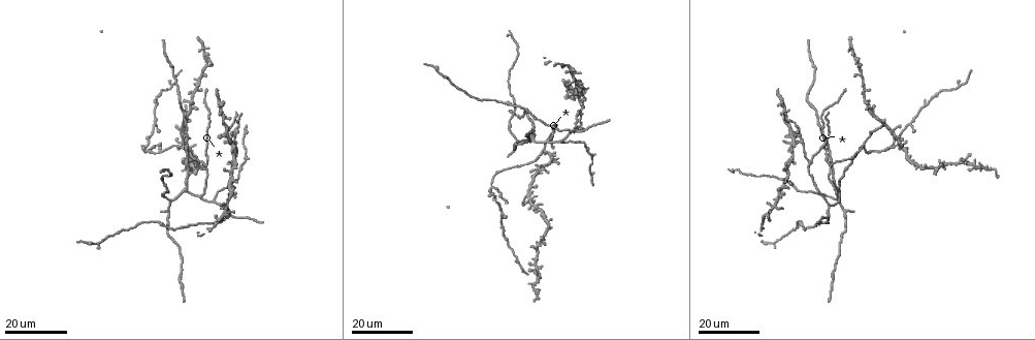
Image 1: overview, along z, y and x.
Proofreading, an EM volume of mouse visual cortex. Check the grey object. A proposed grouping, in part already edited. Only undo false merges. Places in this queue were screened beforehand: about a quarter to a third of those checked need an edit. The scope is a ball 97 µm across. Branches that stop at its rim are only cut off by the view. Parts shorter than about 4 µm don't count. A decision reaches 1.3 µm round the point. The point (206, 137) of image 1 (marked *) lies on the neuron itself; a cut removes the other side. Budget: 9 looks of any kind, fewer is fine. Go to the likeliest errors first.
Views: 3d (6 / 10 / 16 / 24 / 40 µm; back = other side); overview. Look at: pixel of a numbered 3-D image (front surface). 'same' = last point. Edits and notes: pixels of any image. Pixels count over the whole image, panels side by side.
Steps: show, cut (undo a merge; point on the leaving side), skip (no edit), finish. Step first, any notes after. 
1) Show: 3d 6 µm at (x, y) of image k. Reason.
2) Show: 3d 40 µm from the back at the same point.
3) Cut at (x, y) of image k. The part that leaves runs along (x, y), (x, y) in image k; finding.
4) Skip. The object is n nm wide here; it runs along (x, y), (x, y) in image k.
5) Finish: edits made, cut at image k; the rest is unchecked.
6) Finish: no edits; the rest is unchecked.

Show: 3d 24 µm at (548, 143) of image 1. Two arms in line, one across.

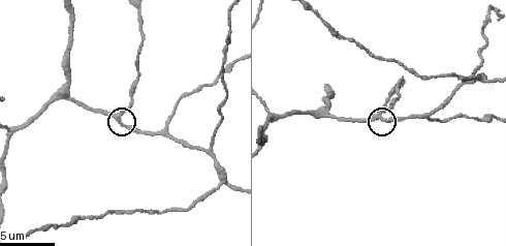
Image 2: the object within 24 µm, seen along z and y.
Show: 3d 10 µm at (379, 116) of image 2.

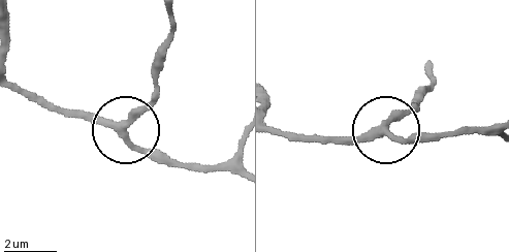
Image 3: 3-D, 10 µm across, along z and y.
Skip. The side arm is 64 µm long; 3 arms meet here; one neuron here.

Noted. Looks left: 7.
Show: 3d 24 µm at (811, 164) of image 1.

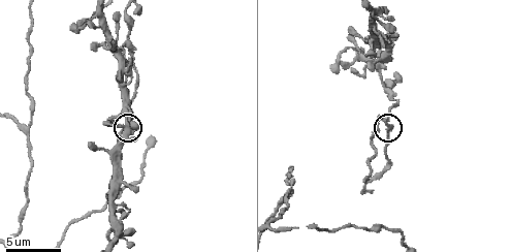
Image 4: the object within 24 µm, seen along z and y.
Show: 3d 10 µm at (386, 124) of image 4.

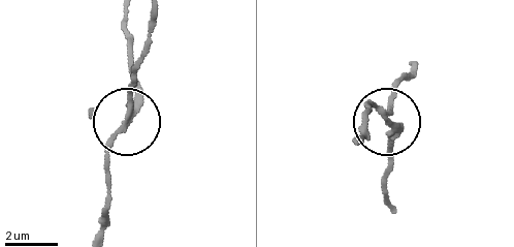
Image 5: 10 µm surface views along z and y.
Cut at (141, 91) of image 5. The side arm is 23 µm long; two neurons meet here.

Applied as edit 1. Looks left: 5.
Show: overview.

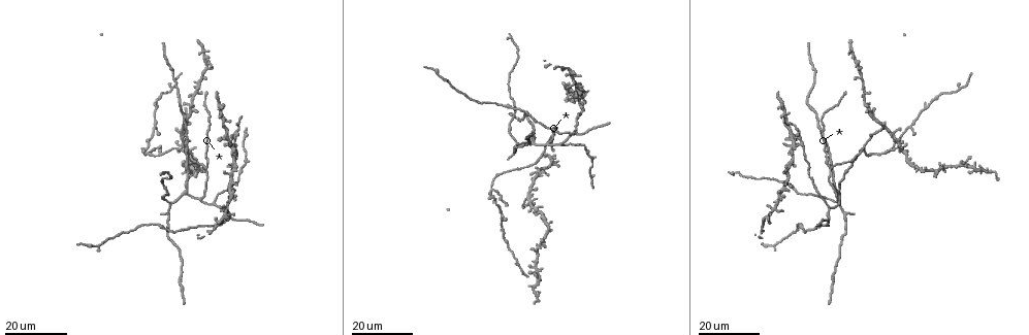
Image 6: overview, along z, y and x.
Show: 3d 24 µm at (502, 230) of image 6. Two arms in line, one across.

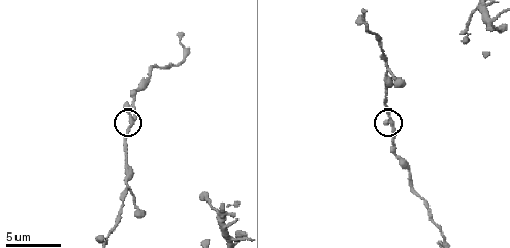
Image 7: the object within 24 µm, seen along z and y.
Show: 3d 6 µm at (393, 122) of image 7.

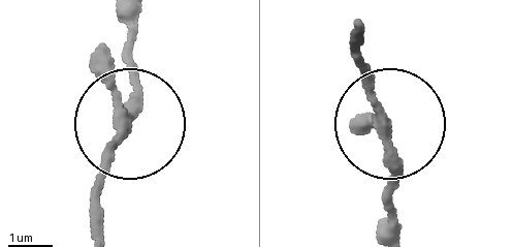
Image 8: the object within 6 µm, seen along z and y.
Skip. 3 arms meet here; it runs along (360, 25), (360, 73), (393, 140), (393, 214) in image 8; one neuron here.

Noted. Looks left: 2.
Show: 3d 6 µm at (324, 108) of image 2.

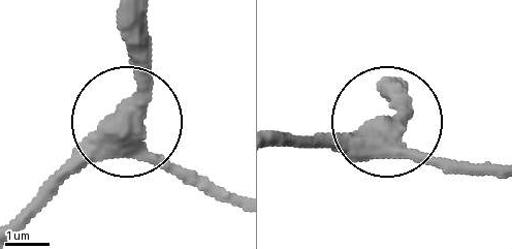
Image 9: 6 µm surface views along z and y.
Skip. It runs along (236, 206), (125, 131), (19, 231) in image 9; continuous, no second neuron.

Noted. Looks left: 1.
Finish: edits made, cut at image 5; the rest is unchecked.

